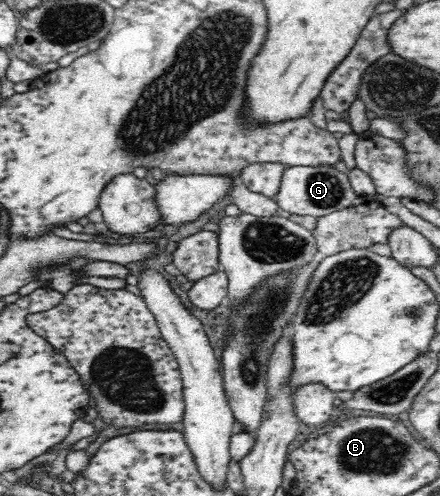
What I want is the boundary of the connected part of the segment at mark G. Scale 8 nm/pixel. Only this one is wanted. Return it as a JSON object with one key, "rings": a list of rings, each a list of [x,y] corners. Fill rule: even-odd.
{"rings":[[[334,164],[286,166],[274,199],[279,204],[281,213],[315,217],[342,210],[359,200],[352,188],[348,172],[340,172],[334,167]]]}

